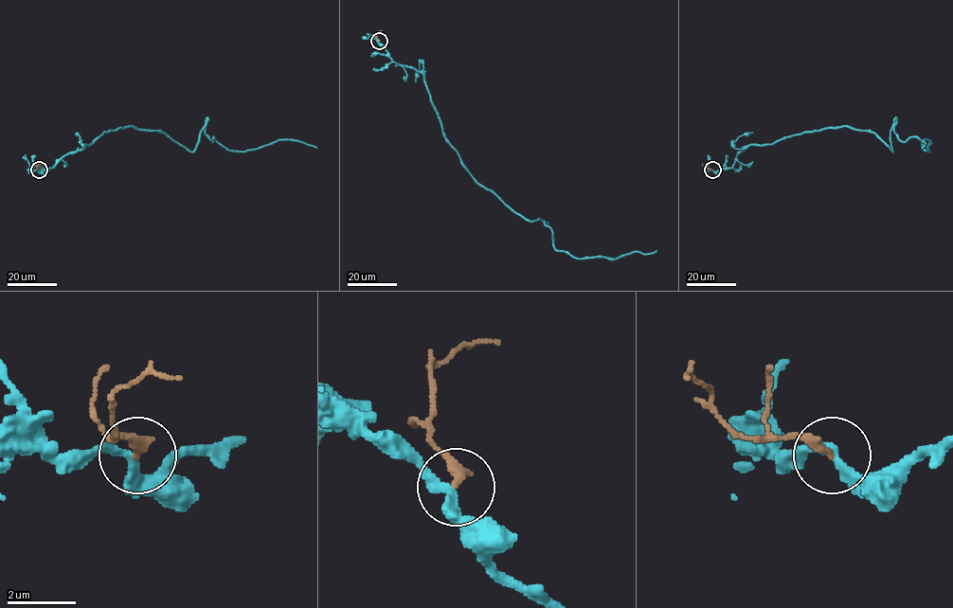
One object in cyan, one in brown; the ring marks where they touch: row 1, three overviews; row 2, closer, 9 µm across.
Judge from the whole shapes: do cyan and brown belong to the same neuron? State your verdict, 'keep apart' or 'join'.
keep apart

